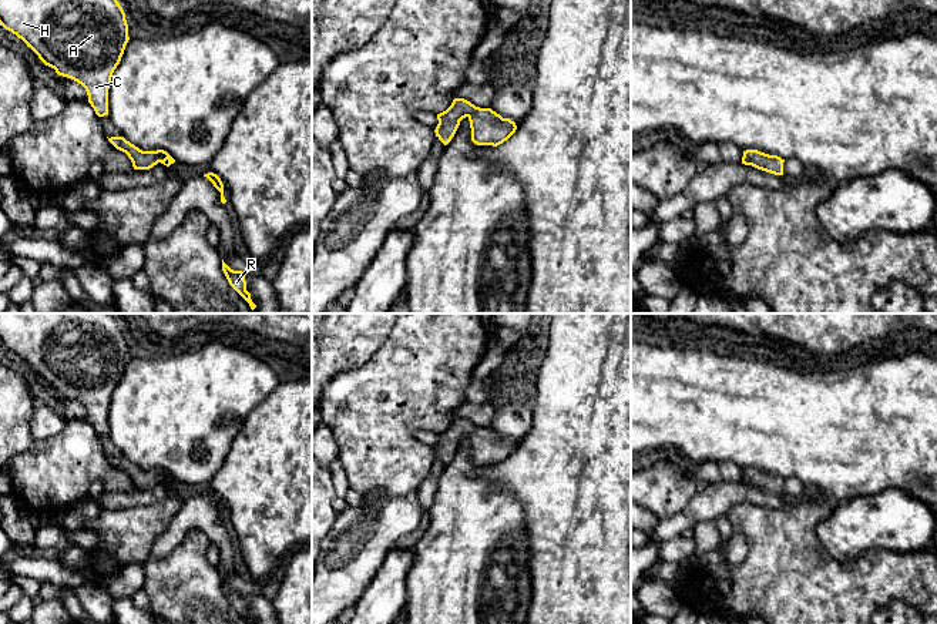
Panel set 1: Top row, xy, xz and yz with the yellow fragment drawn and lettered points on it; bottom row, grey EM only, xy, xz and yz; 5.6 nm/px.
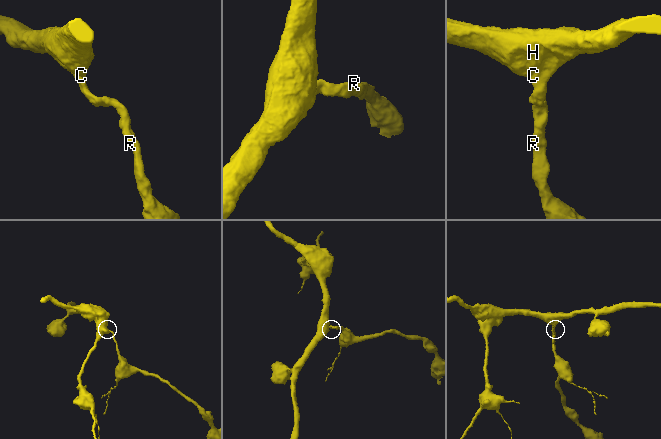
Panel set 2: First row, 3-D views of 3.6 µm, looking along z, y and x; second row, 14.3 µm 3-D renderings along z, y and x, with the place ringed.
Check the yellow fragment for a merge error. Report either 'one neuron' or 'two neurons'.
one neuron

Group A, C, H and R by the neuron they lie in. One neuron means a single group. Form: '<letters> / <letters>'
A C H R

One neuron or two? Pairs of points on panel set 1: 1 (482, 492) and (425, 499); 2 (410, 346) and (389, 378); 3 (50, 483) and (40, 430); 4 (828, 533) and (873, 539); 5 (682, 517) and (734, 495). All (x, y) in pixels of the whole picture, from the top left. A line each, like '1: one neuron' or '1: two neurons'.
1: two neurons
2: one neuron
3: two neurons
4: one neuron
5: one neuron

